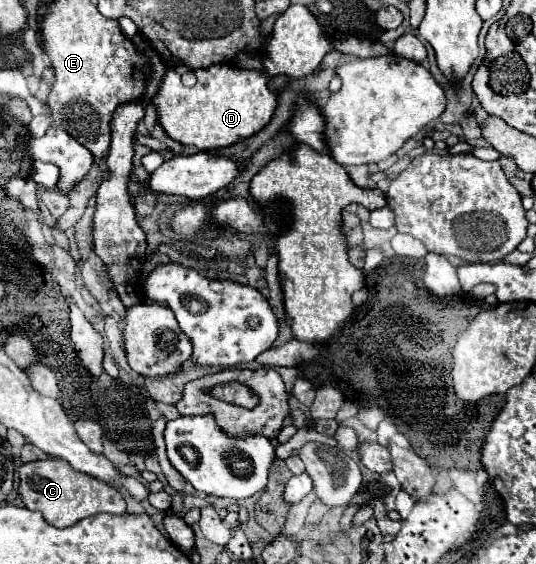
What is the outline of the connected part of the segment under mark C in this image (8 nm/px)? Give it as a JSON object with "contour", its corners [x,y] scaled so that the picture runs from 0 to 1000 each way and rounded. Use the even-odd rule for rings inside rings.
{"contour":[[[88,812],[76,819],[43,823],[35,830],[35,851],[39,851],[35,876],[43,894],[54,904],[76,908],[80,918],[106,936],[136,933],[140,926],[188,908],[233,911],[233,887],[222,869],[181,848],[170,848],[166,840],[136,833],[121,816],[110,812]]]}

